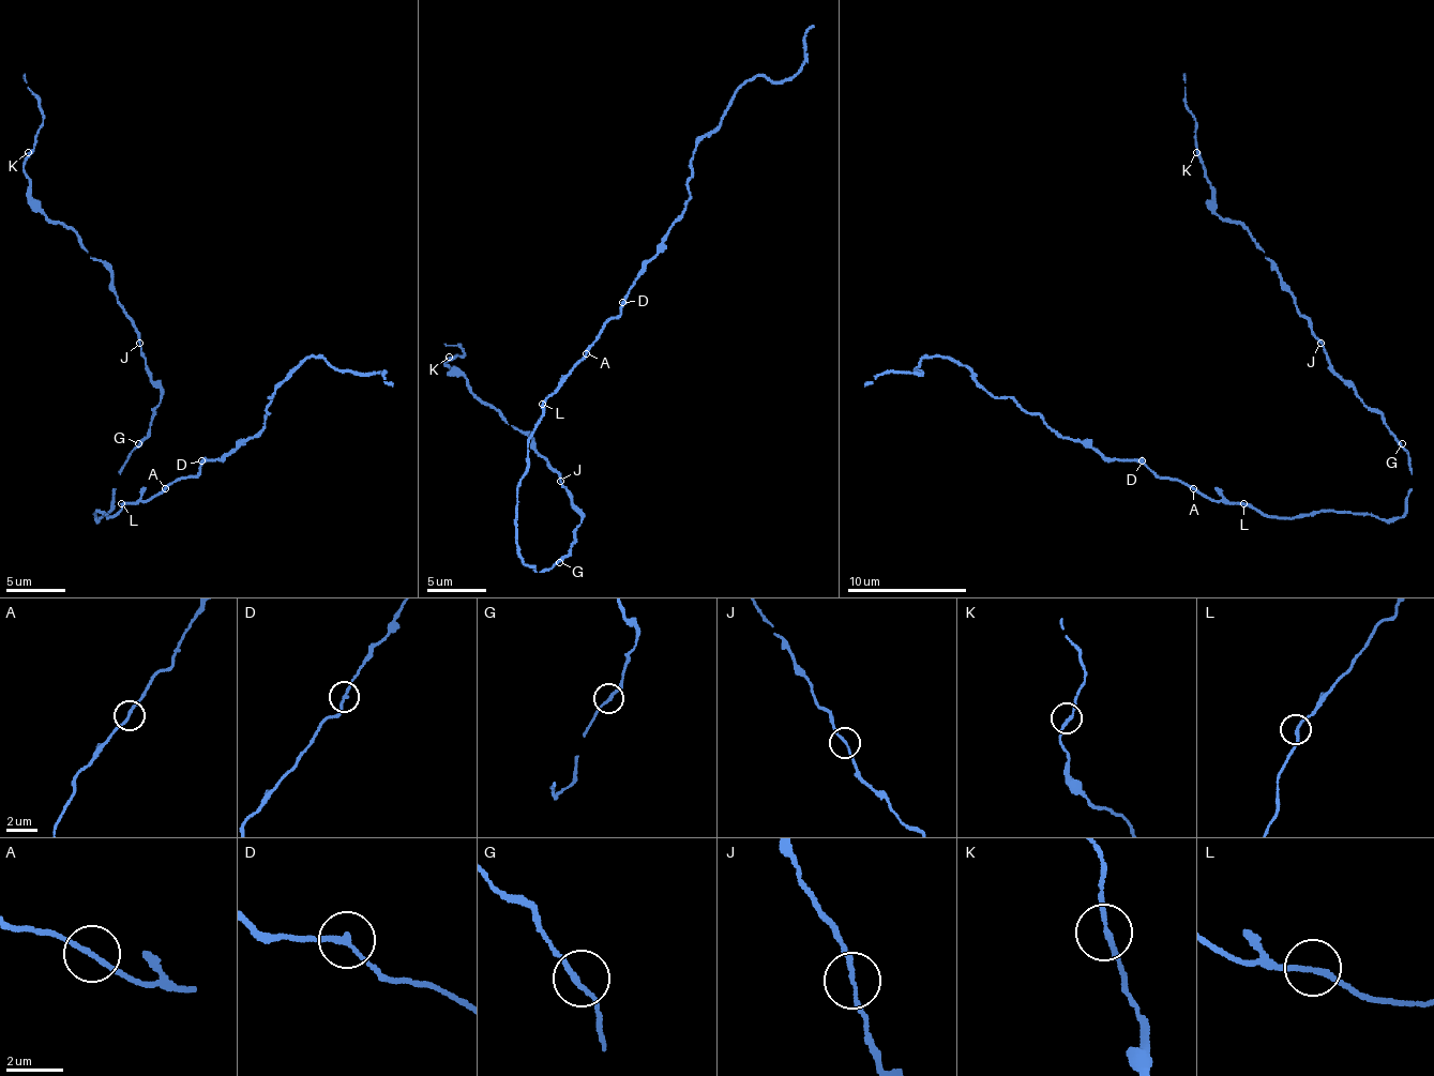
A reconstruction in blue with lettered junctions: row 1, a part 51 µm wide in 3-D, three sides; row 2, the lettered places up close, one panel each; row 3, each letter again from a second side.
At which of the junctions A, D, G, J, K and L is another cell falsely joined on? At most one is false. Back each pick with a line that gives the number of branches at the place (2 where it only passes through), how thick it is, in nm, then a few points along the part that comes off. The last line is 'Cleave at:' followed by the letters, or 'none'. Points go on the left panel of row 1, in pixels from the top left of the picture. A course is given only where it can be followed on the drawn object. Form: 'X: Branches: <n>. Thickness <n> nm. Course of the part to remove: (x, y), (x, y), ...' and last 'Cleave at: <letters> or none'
Cleave at: none

